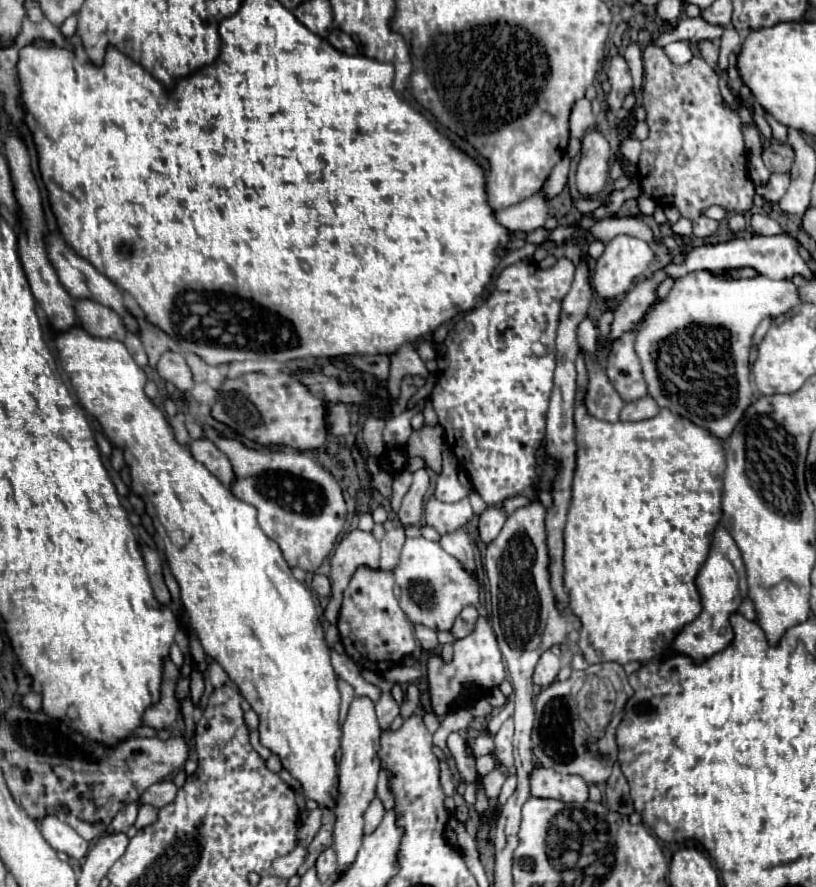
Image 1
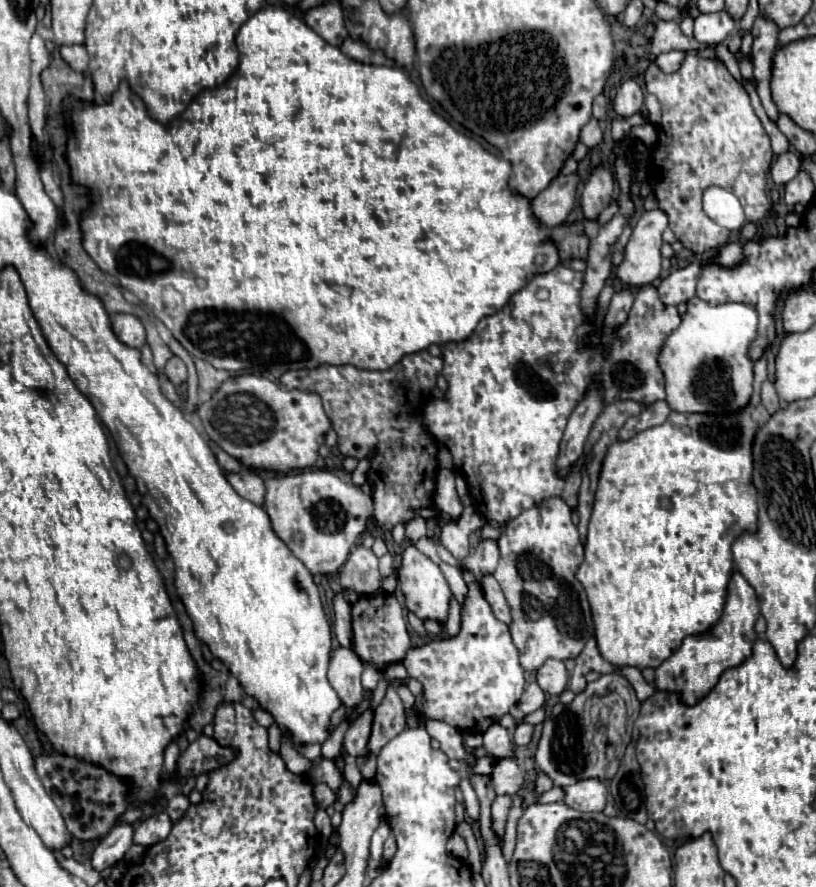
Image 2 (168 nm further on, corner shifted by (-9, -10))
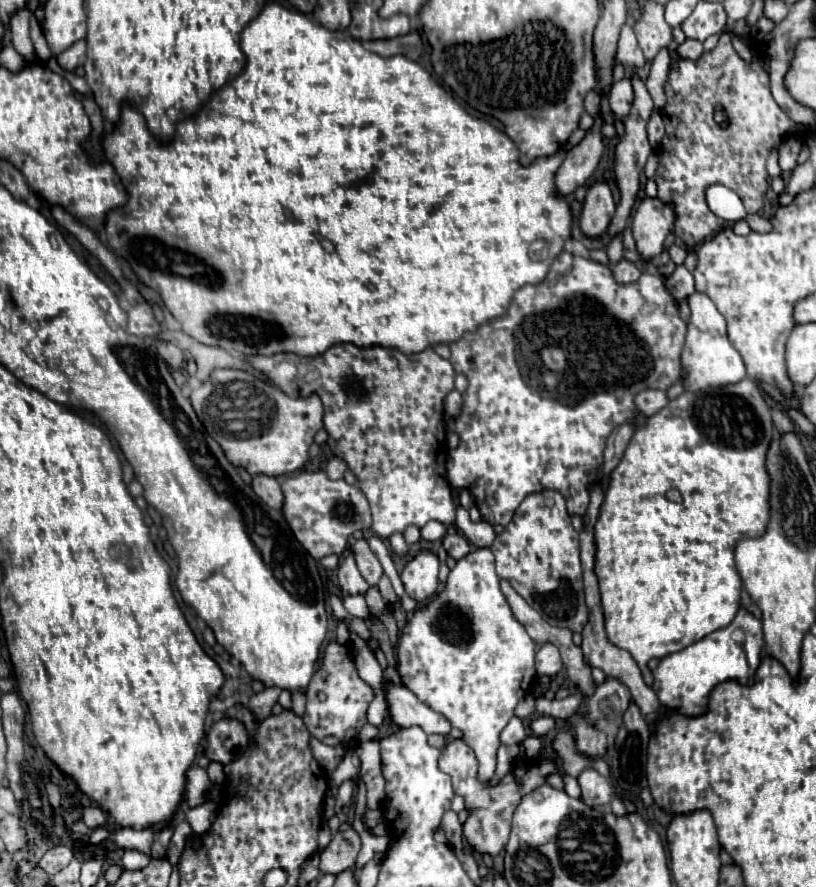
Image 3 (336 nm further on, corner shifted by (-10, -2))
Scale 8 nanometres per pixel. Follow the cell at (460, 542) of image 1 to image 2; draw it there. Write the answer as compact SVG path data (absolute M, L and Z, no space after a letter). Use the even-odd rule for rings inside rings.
M484 576L482 578L482 588L484 588L484 594L486 594L486 600L490 602L494 614L498 620L510 624L512 622L512 616L510 616L510 606L502 594L502 588L500 584L492 578L492 576Z

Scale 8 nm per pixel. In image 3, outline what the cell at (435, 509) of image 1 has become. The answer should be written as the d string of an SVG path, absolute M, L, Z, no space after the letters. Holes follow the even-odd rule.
M453 532L453 534L445 534L443 538L443 548L447 550L449 556L453 556L455 560L467 556L467 552L471 552L471 546L467 542L467 538L461 532Z

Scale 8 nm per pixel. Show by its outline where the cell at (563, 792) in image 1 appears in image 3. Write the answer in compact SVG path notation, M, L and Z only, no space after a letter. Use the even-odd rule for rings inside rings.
M587 768L579 774L579 786L581 786L581 800L589 806L603 806L609 804L613 798L613 788L605 776L601 776L595 768Z

